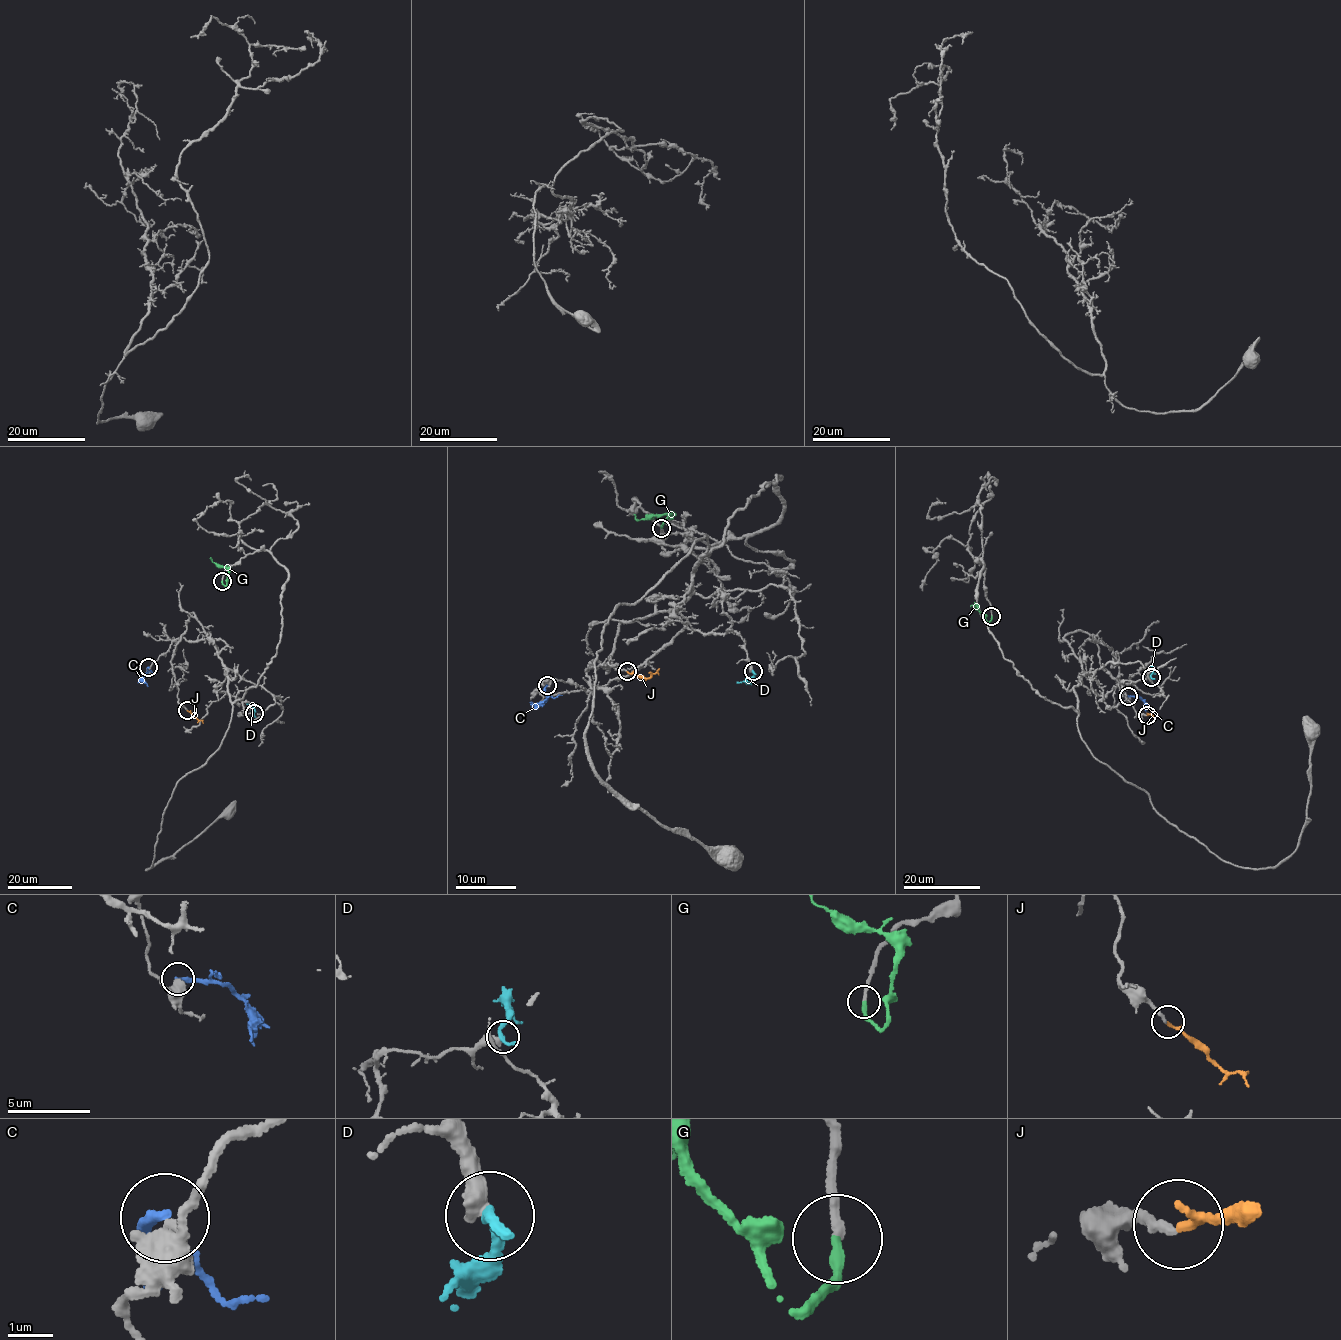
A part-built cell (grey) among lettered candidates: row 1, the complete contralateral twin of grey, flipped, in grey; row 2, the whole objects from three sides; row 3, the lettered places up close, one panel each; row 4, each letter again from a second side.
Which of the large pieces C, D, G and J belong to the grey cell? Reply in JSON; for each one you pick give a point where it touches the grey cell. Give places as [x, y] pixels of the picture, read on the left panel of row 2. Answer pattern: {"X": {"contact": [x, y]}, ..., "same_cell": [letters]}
{"G": {"contact": [222, 581]}, "J": {"contact": [187, 710]}, "same_cell": ["G", "J"]}

